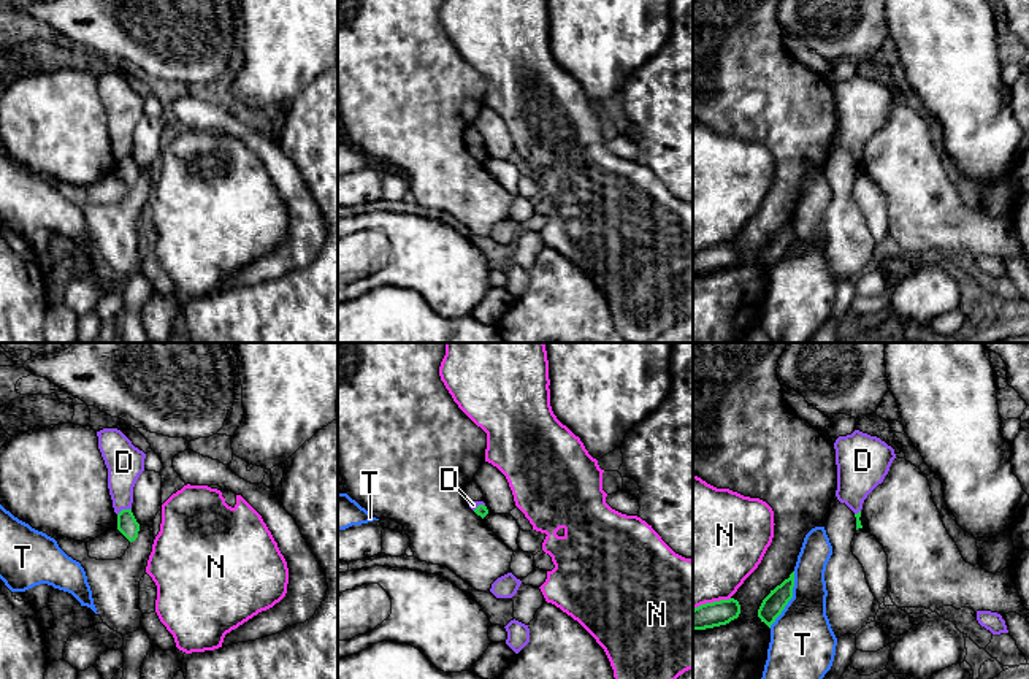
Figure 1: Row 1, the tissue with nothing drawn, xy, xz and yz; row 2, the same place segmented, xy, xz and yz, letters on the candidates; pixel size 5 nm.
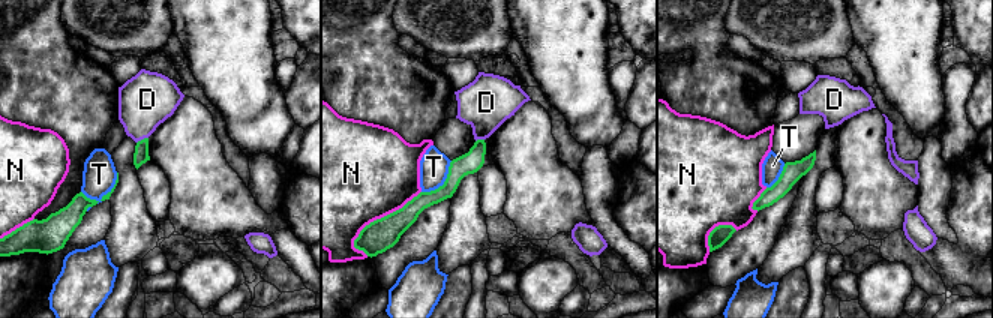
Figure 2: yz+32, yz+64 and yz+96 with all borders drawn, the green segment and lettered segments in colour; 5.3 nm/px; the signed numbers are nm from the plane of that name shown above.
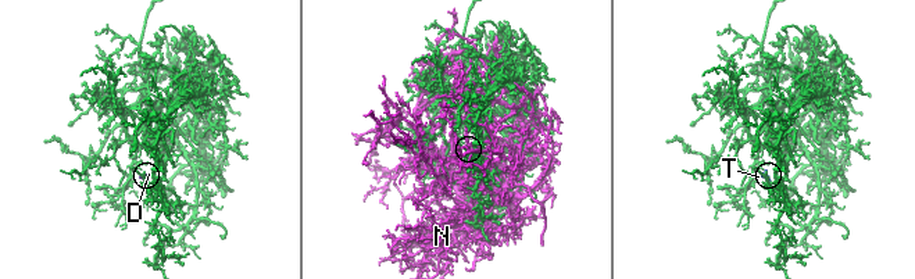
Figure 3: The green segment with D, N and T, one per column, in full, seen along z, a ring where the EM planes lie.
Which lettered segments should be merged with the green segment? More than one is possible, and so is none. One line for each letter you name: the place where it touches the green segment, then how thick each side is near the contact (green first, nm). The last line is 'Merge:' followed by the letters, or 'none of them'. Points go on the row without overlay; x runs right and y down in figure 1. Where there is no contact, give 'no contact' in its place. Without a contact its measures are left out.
D: meets green in xy at (124, 154); 100 nm thick on the green side, 190 nm on the other
Merge: D

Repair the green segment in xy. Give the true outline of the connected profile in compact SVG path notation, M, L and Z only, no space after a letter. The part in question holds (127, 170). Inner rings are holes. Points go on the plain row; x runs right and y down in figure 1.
M103 73L97 81L108 113L108 133L117 159L117 175L132 187L140 176L140 168L132 157L133 132L144 116L146 98L117 73Z

